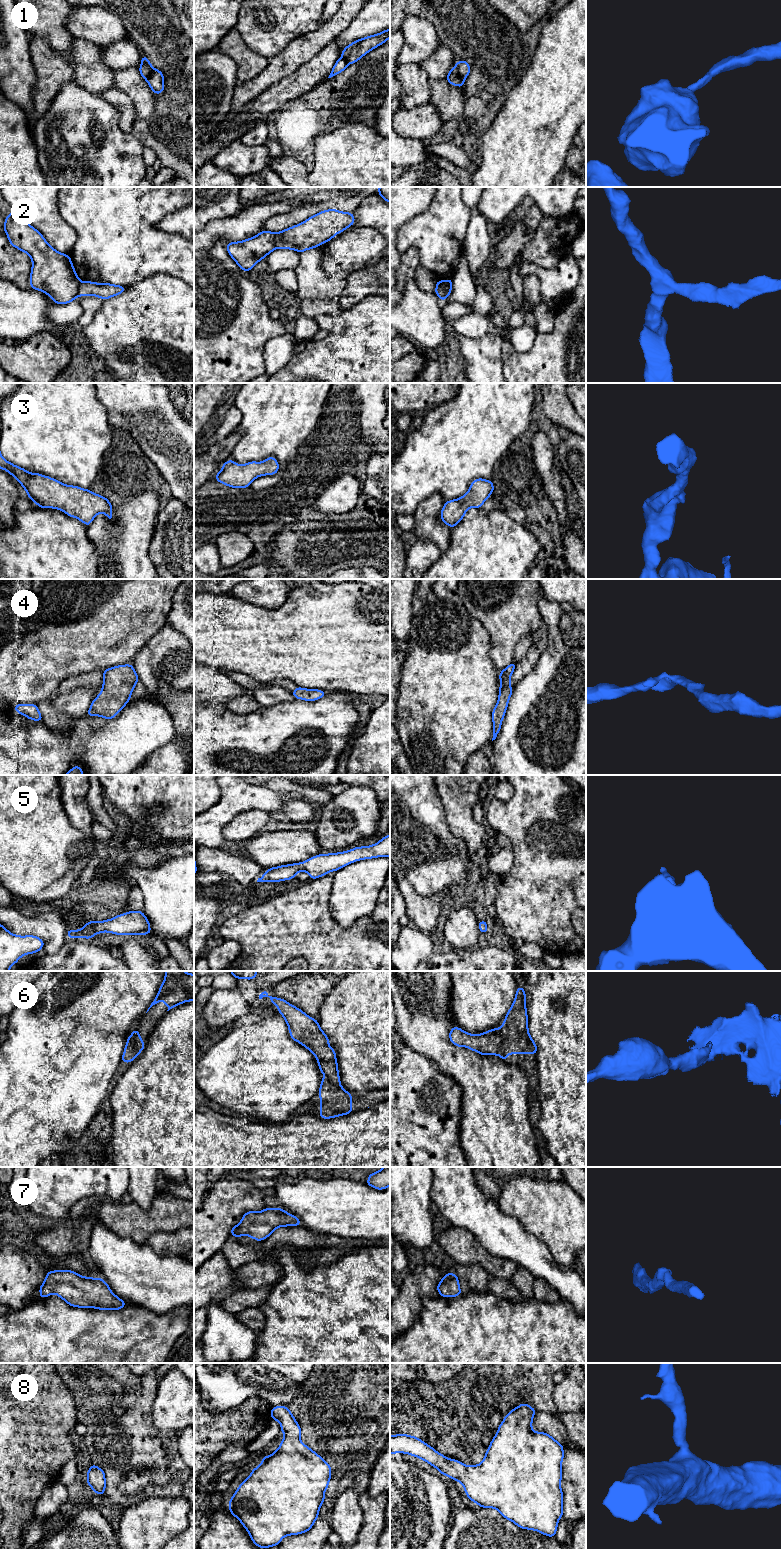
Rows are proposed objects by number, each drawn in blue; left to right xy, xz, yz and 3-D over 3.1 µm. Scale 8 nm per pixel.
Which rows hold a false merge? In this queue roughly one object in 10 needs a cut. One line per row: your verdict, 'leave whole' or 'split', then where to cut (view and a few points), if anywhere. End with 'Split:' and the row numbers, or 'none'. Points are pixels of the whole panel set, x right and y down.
1: split | yz (454, 67), (457, 74), (463, 80)
2: split | yz (437, 283), (444, 282), (450, 291)
3: leave whole | no cut
4: leave whole | no cut
5: leave whole | no cut
6: leave whole | no cut
7: leave whole | no cut
8: leave whole | no cut
Split: 1, 2

